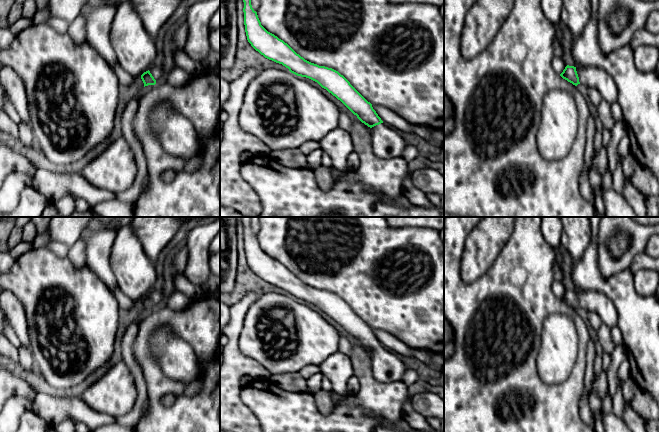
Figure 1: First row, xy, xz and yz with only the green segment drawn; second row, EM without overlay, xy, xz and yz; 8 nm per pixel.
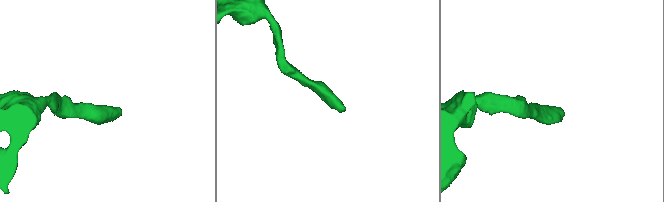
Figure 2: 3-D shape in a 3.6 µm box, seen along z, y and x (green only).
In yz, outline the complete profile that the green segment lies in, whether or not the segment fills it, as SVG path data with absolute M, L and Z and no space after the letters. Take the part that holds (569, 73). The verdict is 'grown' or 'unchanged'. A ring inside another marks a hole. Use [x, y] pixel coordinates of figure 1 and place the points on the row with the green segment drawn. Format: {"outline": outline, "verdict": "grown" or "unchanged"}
{"outline": "M567 65L560 76L577 86L584 84L595 88L610 105L618 100L618 88L612 77L604 70L593 67L574 67Z", "verdict": "grown"}

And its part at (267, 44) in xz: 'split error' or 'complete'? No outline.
split error

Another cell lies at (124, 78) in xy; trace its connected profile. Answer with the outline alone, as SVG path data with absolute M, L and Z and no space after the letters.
M119 64L115 66L114 72L118 78L119 84L130 85L134 82L134 77L126 72Z

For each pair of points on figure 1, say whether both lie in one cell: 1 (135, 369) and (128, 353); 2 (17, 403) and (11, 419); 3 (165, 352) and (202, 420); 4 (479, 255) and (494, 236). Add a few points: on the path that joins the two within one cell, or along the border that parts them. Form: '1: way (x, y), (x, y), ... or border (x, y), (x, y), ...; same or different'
1: way (133, 365), (128, 357); same
2: way (15, 407), (11, 415); same
3: border (163, 373), (175, 380), (191, 382); different
4: way (480, 250), (489, 241); same

